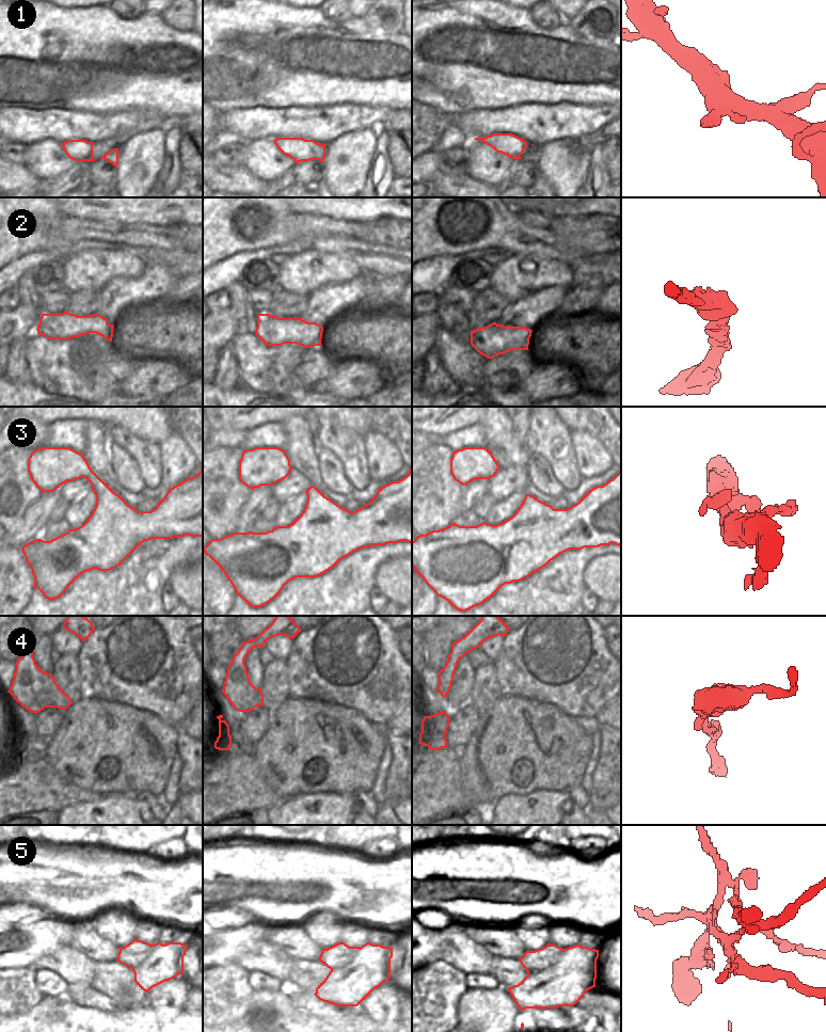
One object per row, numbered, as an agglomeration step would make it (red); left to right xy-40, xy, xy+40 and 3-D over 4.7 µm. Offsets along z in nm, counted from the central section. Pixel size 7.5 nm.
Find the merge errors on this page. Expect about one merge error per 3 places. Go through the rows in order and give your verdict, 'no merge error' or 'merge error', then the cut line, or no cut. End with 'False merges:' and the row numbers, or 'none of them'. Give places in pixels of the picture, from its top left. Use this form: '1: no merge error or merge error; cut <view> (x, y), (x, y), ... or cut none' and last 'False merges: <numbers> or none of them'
1: no merge error; cut none
2: no merge error; cut none
3: no merge error; cut none
4: no merge error; cut none
5: merge error; cut xy+40 (564, 949), (560, 957), (551, 965), (527, 972)
False merges: 5

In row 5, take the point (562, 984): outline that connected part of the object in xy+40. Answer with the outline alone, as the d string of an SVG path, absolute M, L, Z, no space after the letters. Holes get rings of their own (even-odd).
M579 944L569 947L563 949L558 962L543 970L527 972L518 985L509 987L508 990L521 1011L573 1006L587 990L595 987L598 957L599 950Z

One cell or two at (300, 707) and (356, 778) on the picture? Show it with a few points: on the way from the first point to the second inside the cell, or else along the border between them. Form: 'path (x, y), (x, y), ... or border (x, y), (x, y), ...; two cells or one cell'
path (310, 725), (343, 760); one cell

